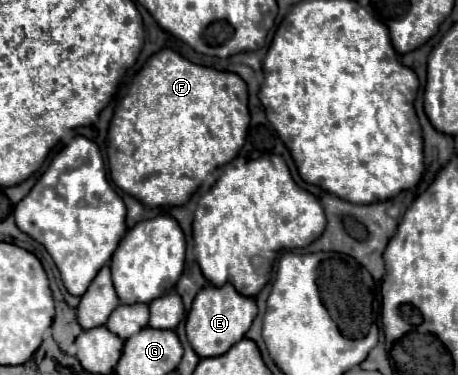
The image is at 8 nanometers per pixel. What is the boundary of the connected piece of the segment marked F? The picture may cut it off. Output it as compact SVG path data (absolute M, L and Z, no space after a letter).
M163 48L133 76L129 92L117 106L109 126L107 158L115 186L149 208L181 206L217 166L231 162L245 144L249 126L247 84L233 72L193 64L179 52Z

